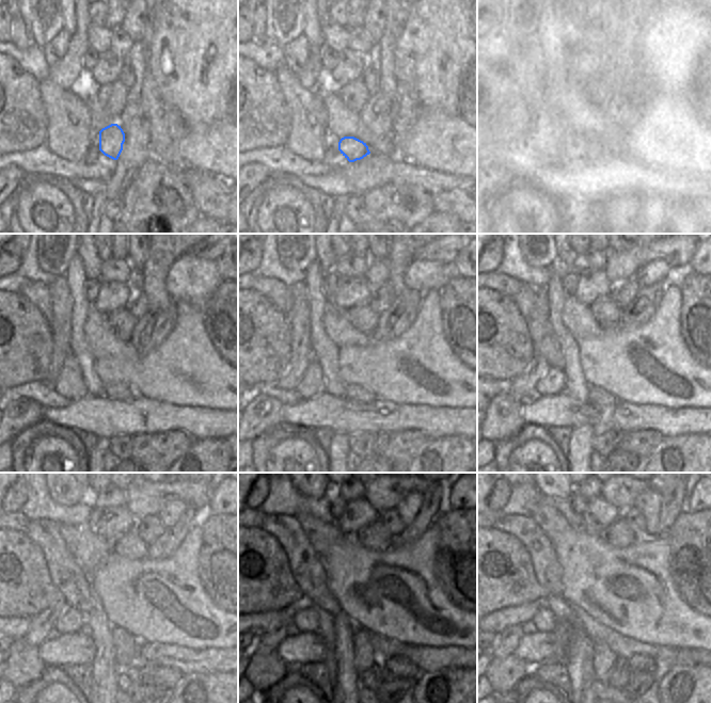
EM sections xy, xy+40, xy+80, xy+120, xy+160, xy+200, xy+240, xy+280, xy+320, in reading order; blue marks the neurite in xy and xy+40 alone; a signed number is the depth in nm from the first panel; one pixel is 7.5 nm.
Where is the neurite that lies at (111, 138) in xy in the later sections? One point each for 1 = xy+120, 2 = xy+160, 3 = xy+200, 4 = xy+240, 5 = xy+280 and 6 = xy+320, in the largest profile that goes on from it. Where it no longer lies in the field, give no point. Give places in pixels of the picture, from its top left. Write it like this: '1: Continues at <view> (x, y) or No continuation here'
1: Continues at xy+120 (115, 390)
2: Continues at xy+160 (353, 392)
3: Continues at xy+200 (604, 401)
4: Continues at xy+240 (125, 644)
5: Continues at xy+280 (364, 656)
6: Continues at xy+320 (603, 658).

